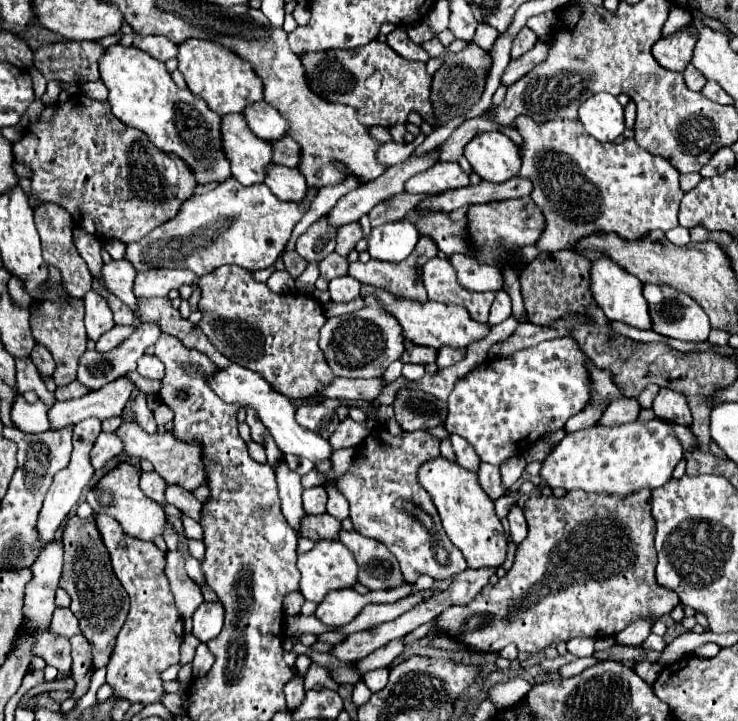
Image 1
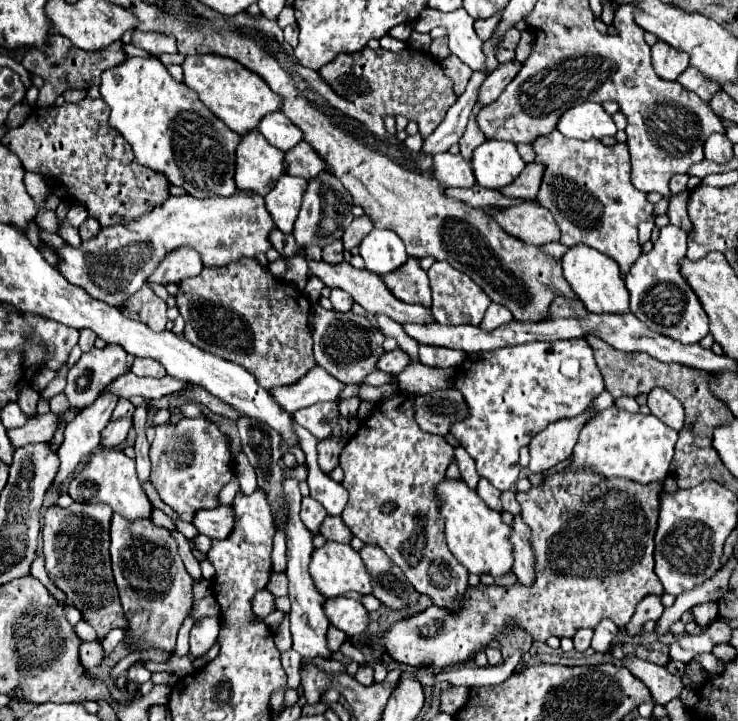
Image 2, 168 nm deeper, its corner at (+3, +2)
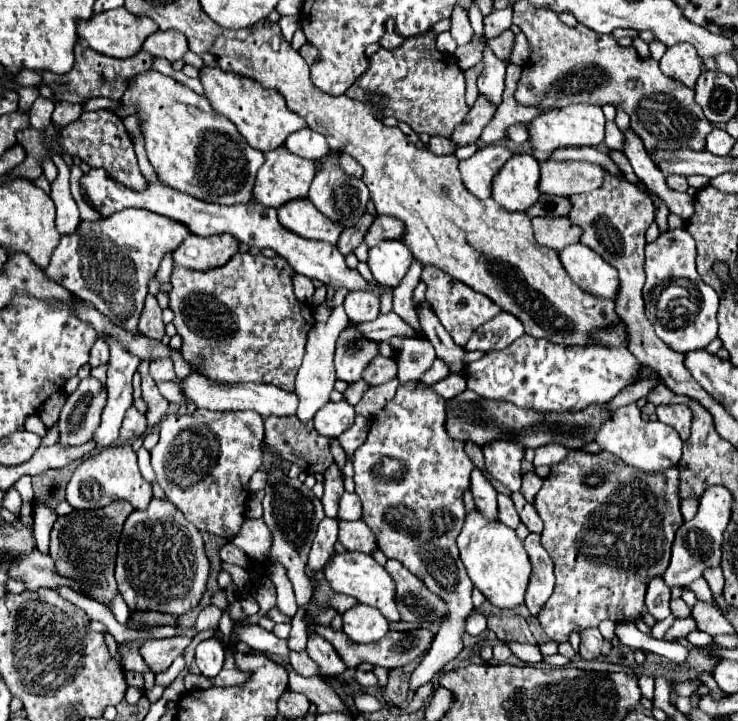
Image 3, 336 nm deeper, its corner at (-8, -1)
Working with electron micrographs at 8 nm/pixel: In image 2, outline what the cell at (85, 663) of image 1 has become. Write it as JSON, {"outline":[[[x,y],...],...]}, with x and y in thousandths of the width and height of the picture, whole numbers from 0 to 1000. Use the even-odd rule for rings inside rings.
{"outline":[[[114,890],[108,896],[108,918],[117,929],[127,929],[130,924],[136,924],[144,913],[144,904],[138,899],[138,893],[133,890]]]}

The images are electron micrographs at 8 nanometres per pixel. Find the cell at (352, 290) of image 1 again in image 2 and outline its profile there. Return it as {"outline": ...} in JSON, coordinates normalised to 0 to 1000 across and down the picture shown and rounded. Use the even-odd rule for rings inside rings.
{"outline":[[[458,399],[450,402],[447,419],[450,419],[450,424],[453,424],[455,433],[474,433],[474,430],[477,430],[477,422],[480,422],[477,411],[472,411],[472,405],[458,402]]]}

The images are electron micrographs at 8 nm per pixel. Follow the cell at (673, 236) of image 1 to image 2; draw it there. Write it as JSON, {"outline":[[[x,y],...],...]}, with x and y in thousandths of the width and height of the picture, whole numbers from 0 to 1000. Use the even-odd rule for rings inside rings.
{"outline":[[[905,311],[894,319],[894,330],[886,336],[886,344],[870,352],[848,380],[848,399],[854,405],[854,433],[862,436],[881,458],[919,472],[924,477],[949,474],[959,463],[959,438],[921,380],[921,361],[930,352],[930,322],[913,311]]]}

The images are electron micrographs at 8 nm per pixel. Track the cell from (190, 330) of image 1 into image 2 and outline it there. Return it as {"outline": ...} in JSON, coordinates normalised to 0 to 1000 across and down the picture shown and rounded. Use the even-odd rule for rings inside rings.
{"outline":[[[195,394],[190,399],[190,405],[184,405],[182,411],[176,411],[168,424],[165,424],[165,436],[173,438],[176,444],[187,444],[195,447],[201,455],[206,455],[209,460],[220,460],[225,458],[225,419],[217,416],[201,394]]]}

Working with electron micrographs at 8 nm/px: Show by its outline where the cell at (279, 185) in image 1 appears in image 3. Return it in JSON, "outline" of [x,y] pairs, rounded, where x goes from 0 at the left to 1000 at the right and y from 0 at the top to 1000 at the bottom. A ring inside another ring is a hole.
{"outline":[[[394,276],[378,287],[378,309],[405,329],[440,334],[449,340],[454,340],[462,326],[459,315],[438,301],[438,295],[432,295],[419,276]]]}

